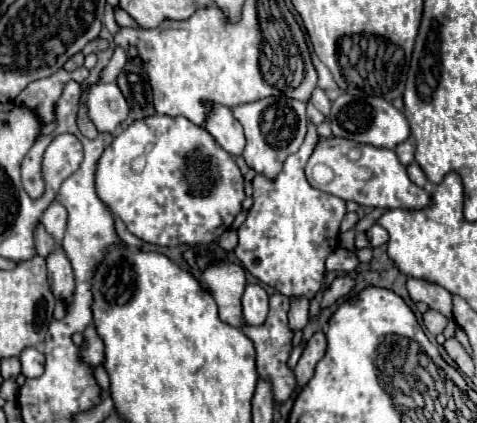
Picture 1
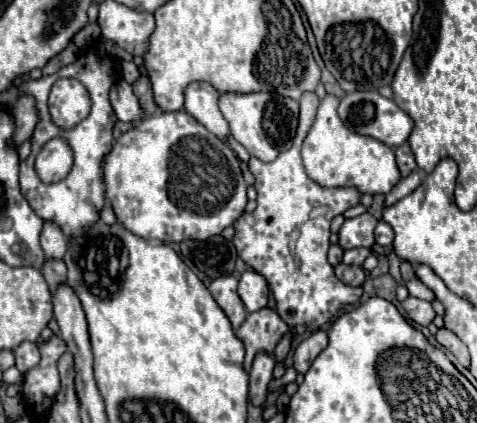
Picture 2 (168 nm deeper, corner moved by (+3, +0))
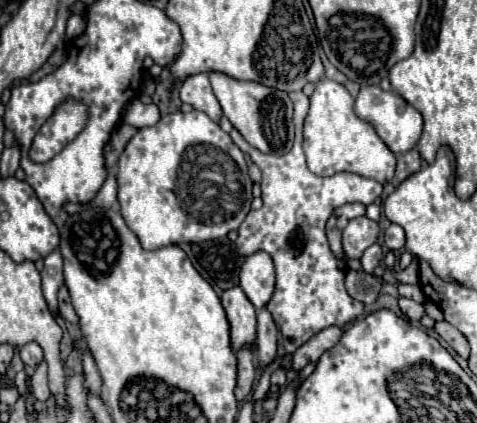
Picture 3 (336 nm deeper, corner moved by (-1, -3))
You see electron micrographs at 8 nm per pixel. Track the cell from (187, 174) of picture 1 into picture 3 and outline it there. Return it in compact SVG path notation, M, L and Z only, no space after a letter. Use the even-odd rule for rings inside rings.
M178 111L178 113L168 113L164 115L156 125L146 127L146 129L138 129L138 133L130 139L128 147L124 149L124 153L118 159L118 203L120 203L120 213L124 215L124 221L128 223L128 227L136 233L136 237L140 239L140 245L144 249L160 249L166 245L174 245L174 243L200 243L200 241L210 241L210 239L220 239L224 235L228 235L228 231L238 229L240 223L244 221L244 217L250 211L252 205L252 181L248 177L248 165L246 165L246 157L244 153L234 145L234 141L230 139L228 133L224 133L220 129L220 125L216 121L212 121L208 115L204 115L202 111Z

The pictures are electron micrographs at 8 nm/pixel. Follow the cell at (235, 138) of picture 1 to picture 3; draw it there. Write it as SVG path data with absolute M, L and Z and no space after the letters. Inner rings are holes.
M196 73L186 77L186 81L180 87L180 99L182 103L188 103L198 111L204 111L212 121L218 121L222 115L220 103L212 93L206 73Z

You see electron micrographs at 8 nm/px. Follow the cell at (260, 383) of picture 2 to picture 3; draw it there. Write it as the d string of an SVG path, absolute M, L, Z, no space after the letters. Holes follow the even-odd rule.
M266 307L258 311L258 341L256 341L256 359L260 365L268 365L276 357L276 323Z

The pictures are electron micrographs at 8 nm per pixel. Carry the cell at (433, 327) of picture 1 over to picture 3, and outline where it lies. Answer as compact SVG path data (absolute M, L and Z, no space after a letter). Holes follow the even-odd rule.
M398 297L398 307L400 311L410 319L410 321L420 321L426 313L424 313L424 307L412 299L406 299L406 297Z

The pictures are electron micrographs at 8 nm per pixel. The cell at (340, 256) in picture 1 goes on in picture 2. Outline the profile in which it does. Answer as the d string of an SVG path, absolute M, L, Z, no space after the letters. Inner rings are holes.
M352 248L352 250L346 250L344 252L344 264L356 264L356 266L362 266L362 262L366 260L366 256L370 256L370 250L368 248Z

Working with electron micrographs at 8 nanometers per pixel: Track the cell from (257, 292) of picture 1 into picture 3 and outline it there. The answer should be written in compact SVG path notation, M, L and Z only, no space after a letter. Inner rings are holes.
M266 251L248 255L240 269L240 287L256 309L264 307L274 291L274 265Z

